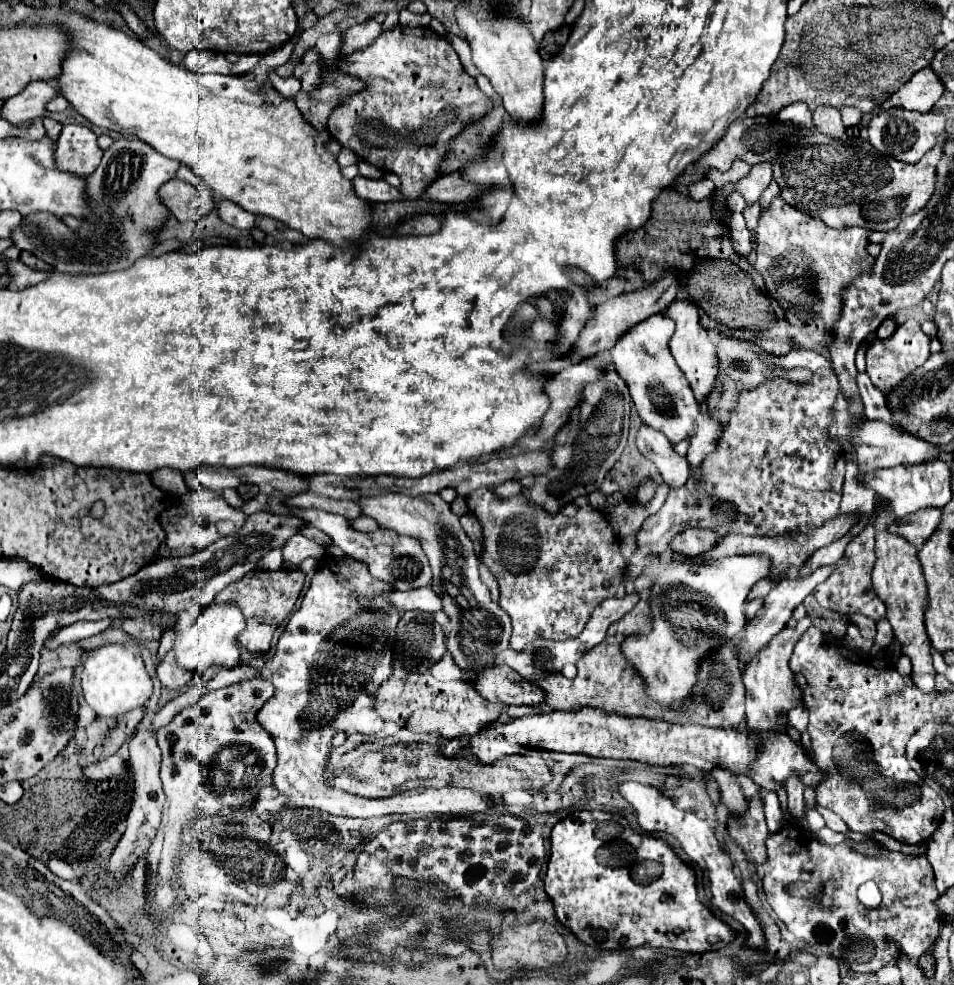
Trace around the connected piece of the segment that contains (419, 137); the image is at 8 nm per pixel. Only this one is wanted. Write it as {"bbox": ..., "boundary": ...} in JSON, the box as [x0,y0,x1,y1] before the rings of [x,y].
{"bbox":[327,26,495,200],"boundary":[[[395,26],[383,32],[371,46],[359,50],[351,56],[339,56],[339,70],[365,80],[367,88],[355,94],[349,94],[331,114],[327,122],[329,134],[343,146],[353,150],[359,158],[369,160],[377,168],[385,168],[401,178],[401,192],[407,200],[417,200],[425,186],[437,180],[437,168],[441,158],[451,150],[453,136],[459,130],[475,120],[483,120],[483,116],[495,106],[477,86],[475,78],[471,78],[455,54],[453,46],[441,38],[441,34],[431,28],[409,28]]]}

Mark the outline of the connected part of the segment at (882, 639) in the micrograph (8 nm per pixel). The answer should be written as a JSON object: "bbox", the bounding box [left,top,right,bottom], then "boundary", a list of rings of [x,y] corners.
{"bbox":[875,617,894,648],"boundary":[[[886,617],[881,619],[877,624],[877,634],[875,637],[875,643],[879,644],[880,646],[887,648],[893,641],[894,635],[893,635],[893,629],[887,620]]]}

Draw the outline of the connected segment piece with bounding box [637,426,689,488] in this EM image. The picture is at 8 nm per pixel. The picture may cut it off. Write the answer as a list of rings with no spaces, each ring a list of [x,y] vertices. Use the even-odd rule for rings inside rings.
[[[641,426],[637,434],[637,448],[643,456],[655,462],[663,482],[667,482],[673,488],[679,488],[683,486],[683,482],[687,482],[689,464],[683,456],[679,456],[673,450],[673,444],[667,440],[663,432],[649,426]]]

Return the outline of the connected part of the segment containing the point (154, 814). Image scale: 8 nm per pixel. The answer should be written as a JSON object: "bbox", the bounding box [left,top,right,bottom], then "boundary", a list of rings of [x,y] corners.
{"bbox":[109,722,165,880],"boundary":[[[147,722],[139,724],[137,734],[131,738],[129,742],[129,754],[131,754],[131,768],[133,768],[133,778],[135,778],[135,800],[127,818],[127,830],[121,838],[121,842],[117,844],[115,852],[109,858],[109,880],[123,880],[123,870],[131,868],[133,864],[137,864],[139,856],[147,852],[149,844],[153,842],[159,822],[161,822],[161,812],[163,812],[163,802],[165,802],[165,794],[161,788],[161,780],[159,780],[159,764],[161,764],[161,750],[157,746],[157,736],[155,732],[149,728]]]}

